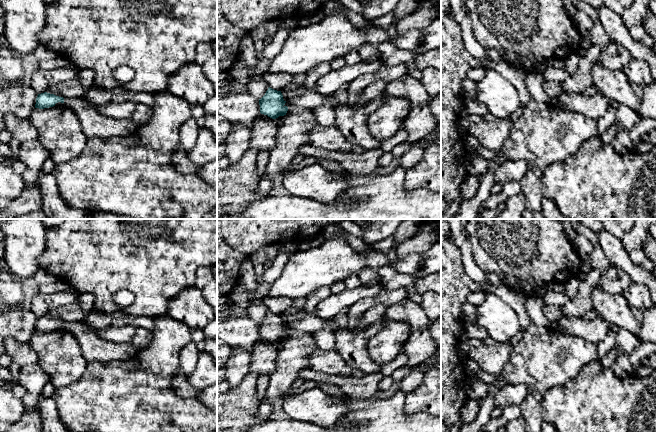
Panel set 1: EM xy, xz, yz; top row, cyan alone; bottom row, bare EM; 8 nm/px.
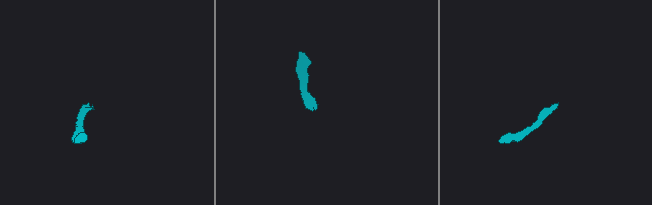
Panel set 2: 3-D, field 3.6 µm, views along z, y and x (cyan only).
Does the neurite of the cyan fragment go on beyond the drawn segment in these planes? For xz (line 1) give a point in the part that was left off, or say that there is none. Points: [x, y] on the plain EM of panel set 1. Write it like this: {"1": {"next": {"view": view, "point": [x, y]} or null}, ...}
{"1": {"next": {"view": "xz", "point": [279, 345]}}}

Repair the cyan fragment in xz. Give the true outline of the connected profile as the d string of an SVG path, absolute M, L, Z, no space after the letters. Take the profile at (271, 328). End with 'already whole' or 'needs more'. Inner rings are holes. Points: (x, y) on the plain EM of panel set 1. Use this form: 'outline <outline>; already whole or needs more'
outline M268 312L265 319L259 323L260 337L272 342L280 351L285 343L289 329L283 323L281 315Z; needs more

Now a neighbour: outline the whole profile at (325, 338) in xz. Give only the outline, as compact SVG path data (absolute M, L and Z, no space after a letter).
M335 318L325 320L325 326L312 334L318 348L323 350L336 348L336 332L333 329L335 324Z

